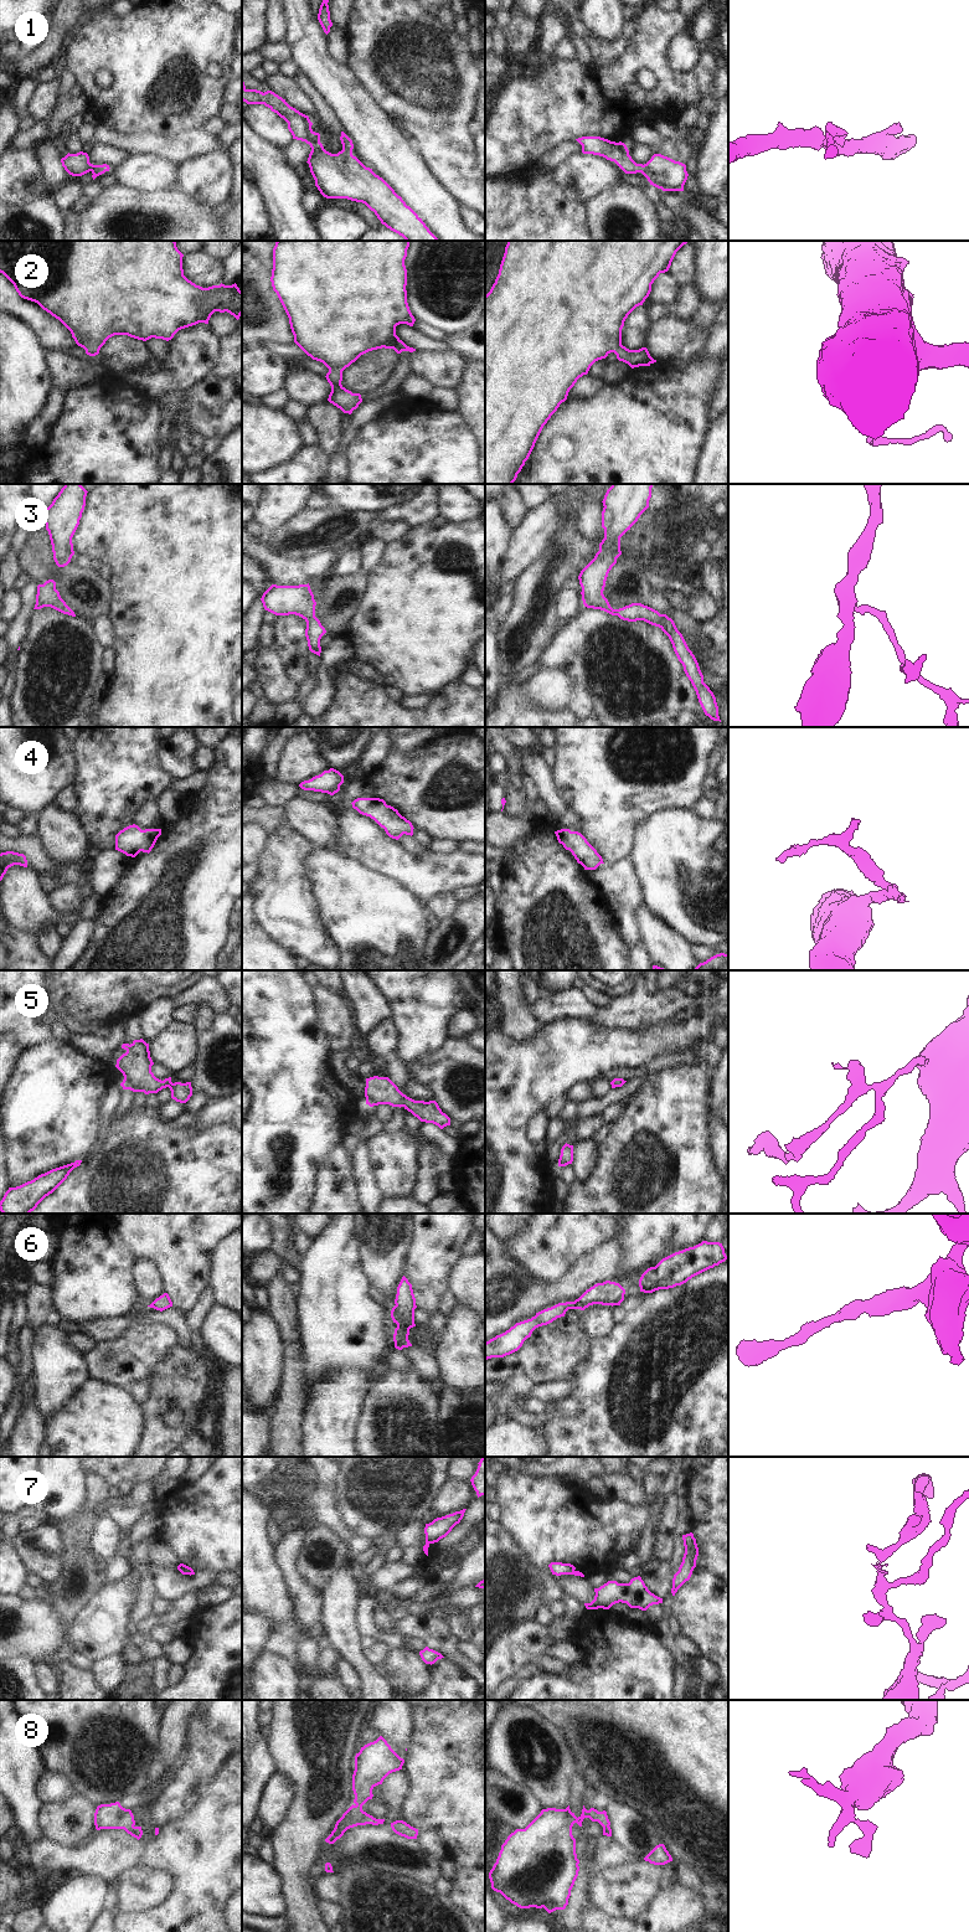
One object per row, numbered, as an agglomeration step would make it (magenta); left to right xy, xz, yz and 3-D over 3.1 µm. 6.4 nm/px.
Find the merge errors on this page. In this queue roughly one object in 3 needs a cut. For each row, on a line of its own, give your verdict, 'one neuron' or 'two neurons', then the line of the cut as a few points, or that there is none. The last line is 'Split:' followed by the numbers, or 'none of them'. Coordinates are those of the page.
1: one neuron | no cut
2: one neuron | no cut
3: one neuron | no cut
4: one neuron | no cut
5: one neuron | no cut
6: one neuron | no cut
7: two neurons | yz (573, 1570), (570, 1574)
8: one neuron | no cut
Split: 7

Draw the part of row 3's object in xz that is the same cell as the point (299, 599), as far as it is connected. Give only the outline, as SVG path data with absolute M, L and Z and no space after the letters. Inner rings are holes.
M272 584L261 598L266 610L275 615L295 614L306 622L305 637L309 650L320 656L320 639L326 633L315 617L314 594L308 584L277 586Z

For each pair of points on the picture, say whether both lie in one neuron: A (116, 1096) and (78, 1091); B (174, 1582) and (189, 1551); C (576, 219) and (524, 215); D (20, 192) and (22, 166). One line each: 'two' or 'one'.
A: two
B: two
C: one
D: one

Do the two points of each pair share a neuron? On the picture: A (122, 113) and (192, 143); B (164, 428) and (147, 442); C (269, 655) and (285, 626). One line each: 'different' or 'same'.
A: different
B: different
C: different

